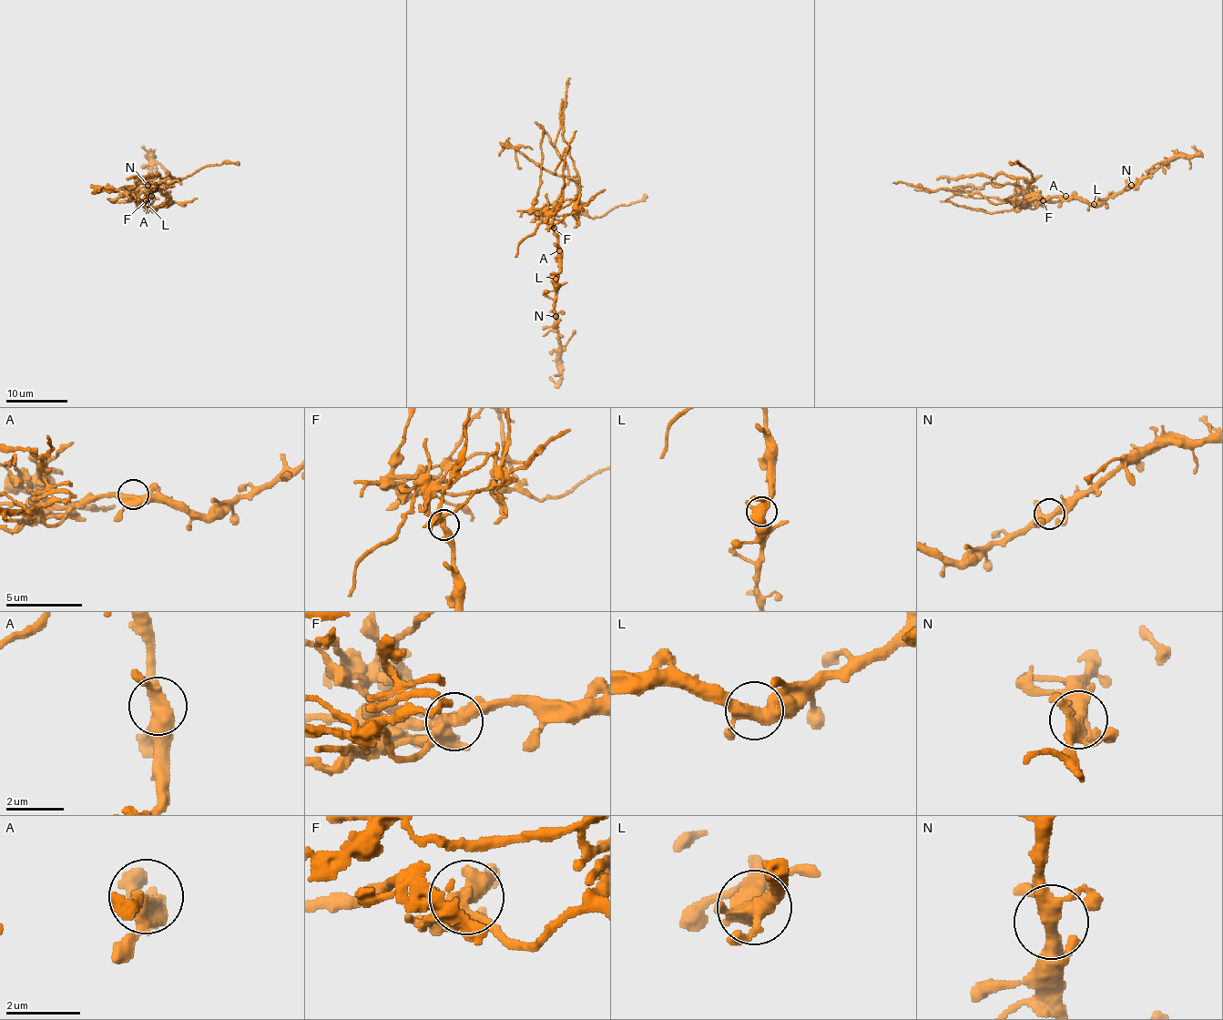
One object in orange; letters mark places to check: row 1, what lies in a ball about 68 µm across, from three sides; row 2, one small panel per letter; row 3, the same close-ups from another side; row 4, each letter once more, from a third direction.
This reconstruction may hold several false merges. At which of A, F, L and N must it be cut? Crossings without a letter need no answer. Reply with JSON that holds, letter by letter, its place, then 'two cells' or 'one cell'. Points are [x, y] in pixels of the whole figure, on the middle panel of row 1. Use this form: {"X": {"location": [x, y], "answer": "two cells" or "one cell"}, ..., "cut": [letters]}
{"A": {"location": [559, 250], "answer": "one cell"}, "F": {"location": [554, 228], "answer": "two cells"}, "L": {"location": [555, 279], "answer": "one cell"}, "N": {"location": [555, 316], "answer": "one cell"}, "cut": ["F"]}

